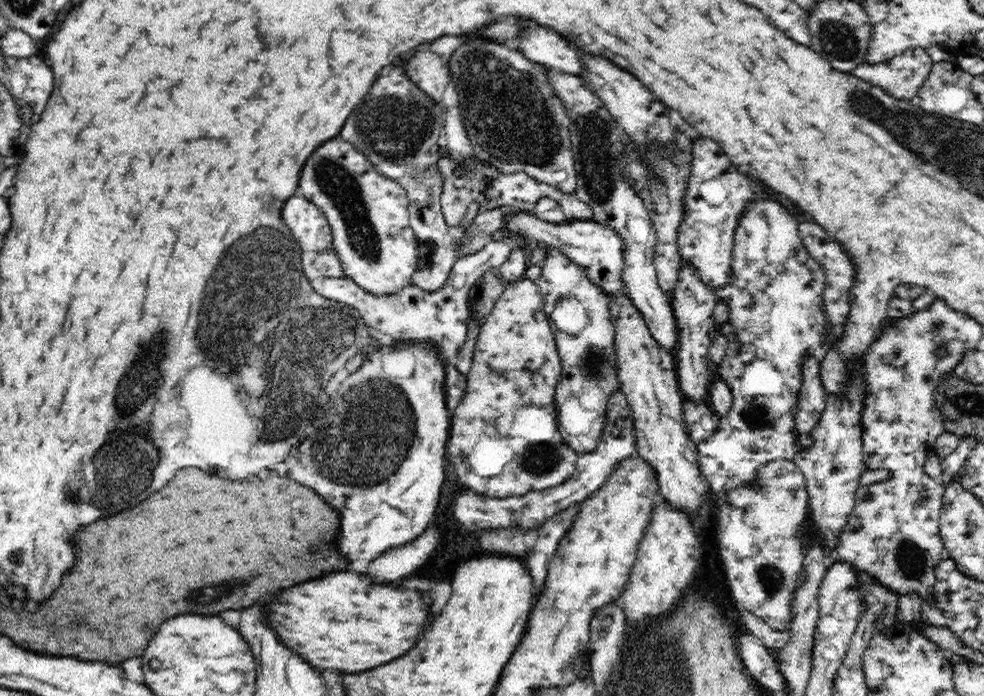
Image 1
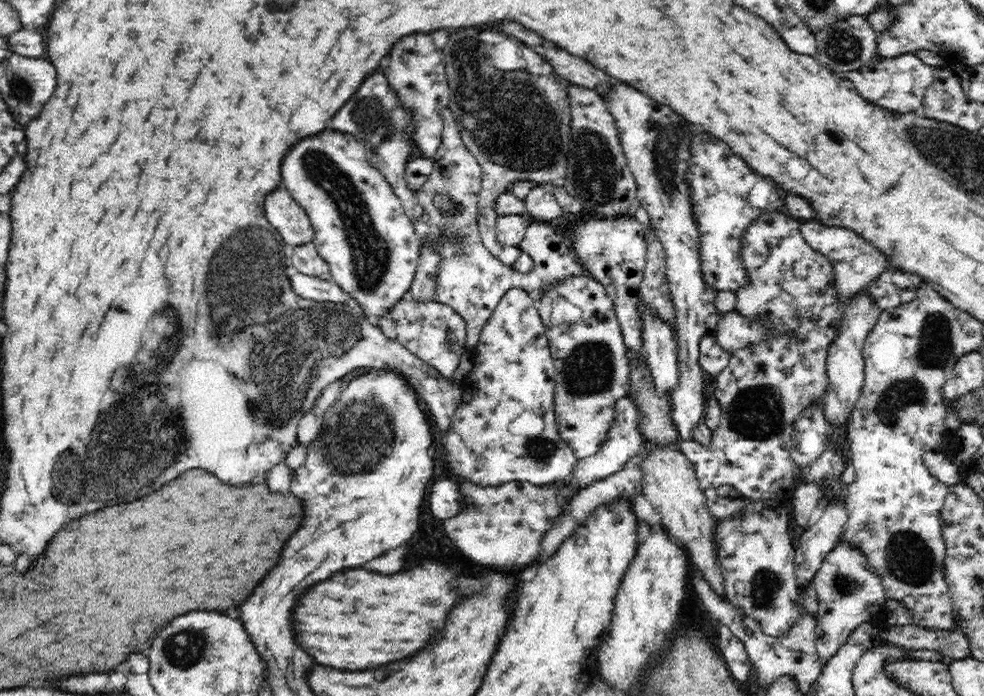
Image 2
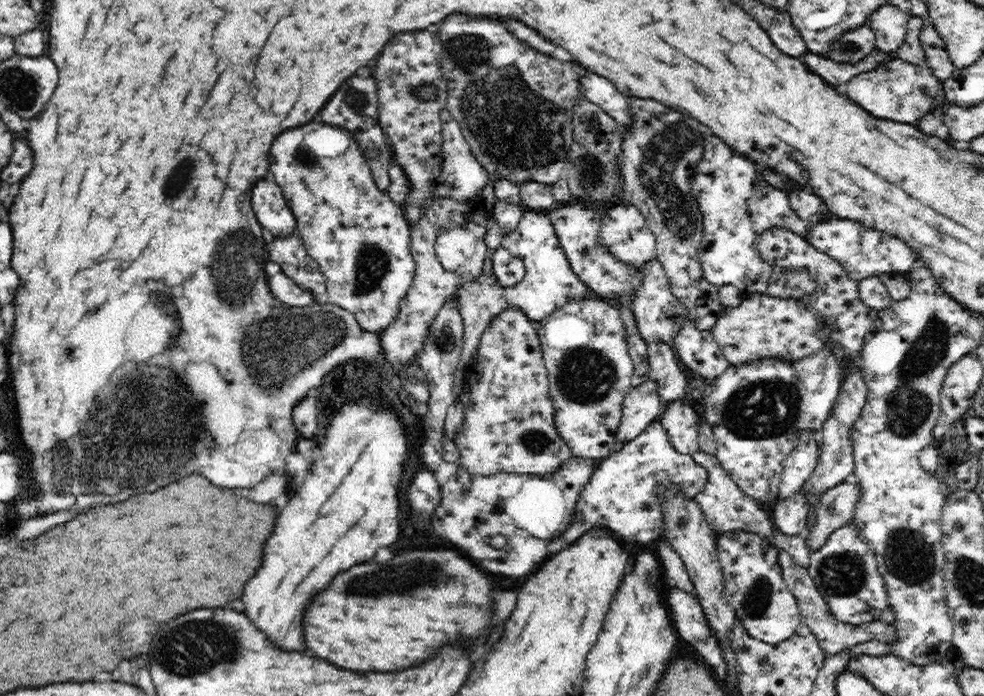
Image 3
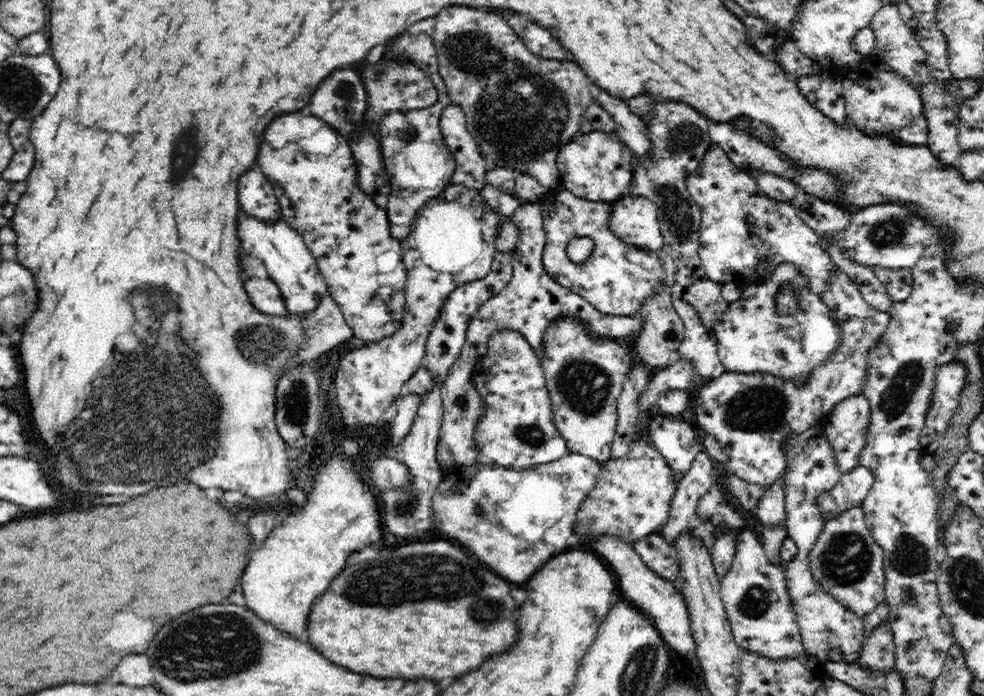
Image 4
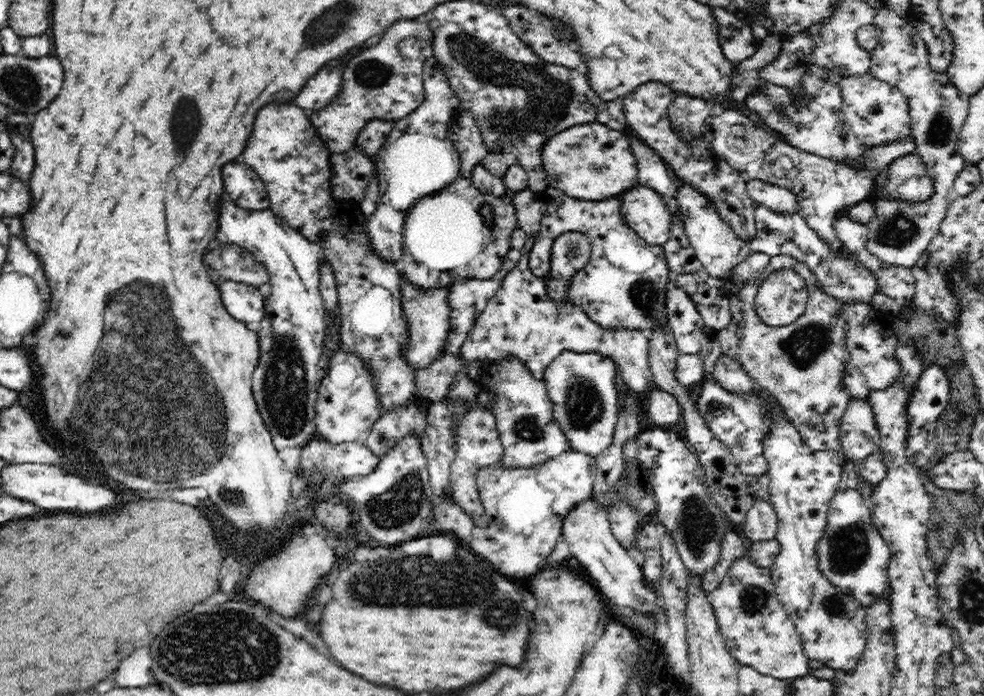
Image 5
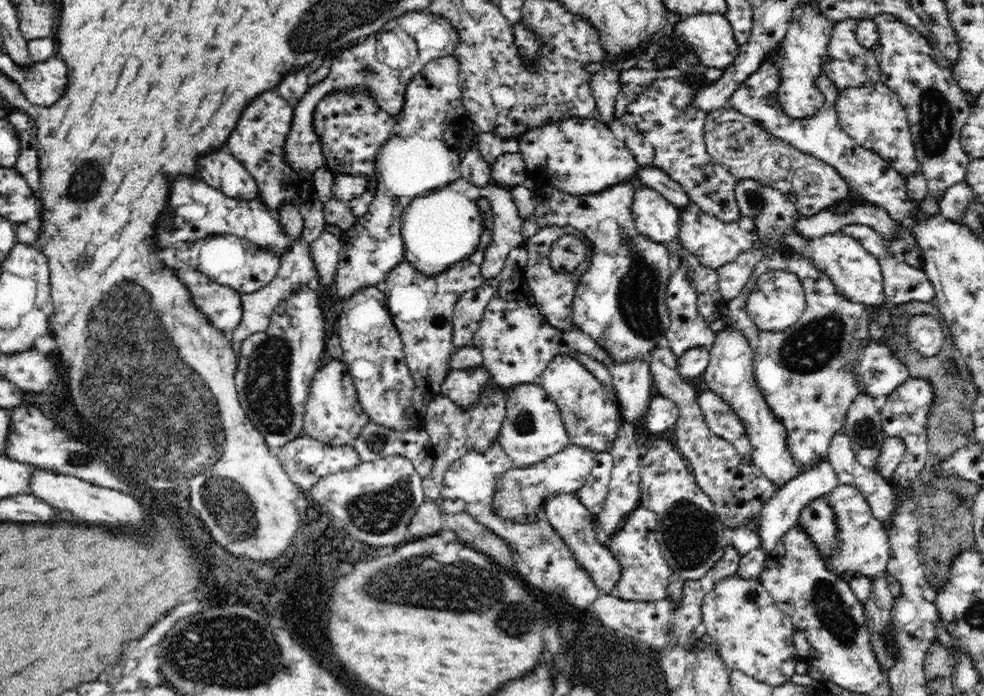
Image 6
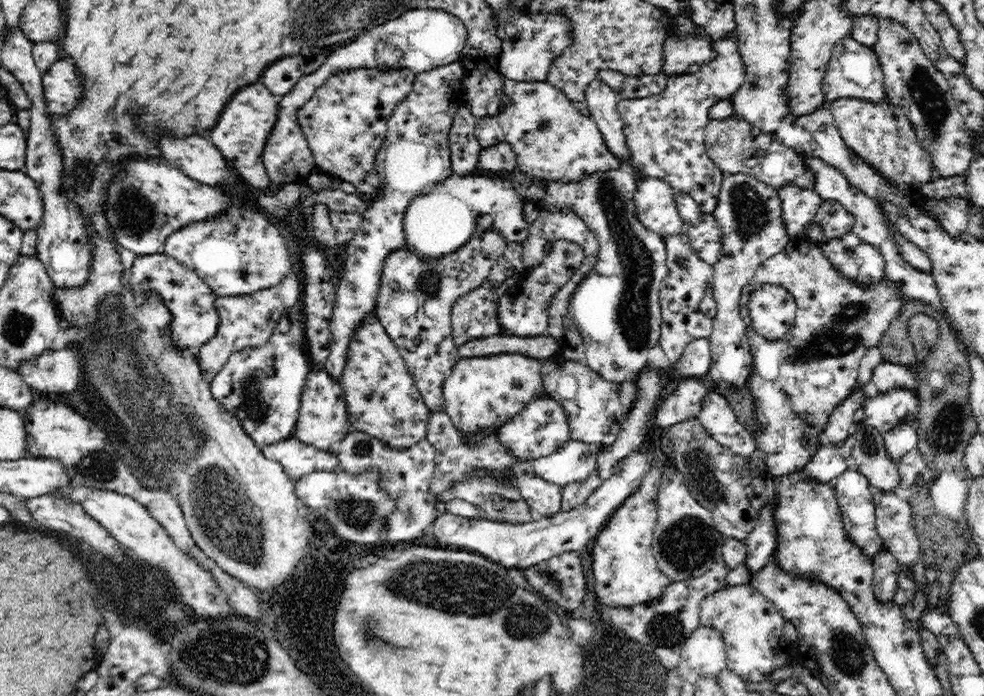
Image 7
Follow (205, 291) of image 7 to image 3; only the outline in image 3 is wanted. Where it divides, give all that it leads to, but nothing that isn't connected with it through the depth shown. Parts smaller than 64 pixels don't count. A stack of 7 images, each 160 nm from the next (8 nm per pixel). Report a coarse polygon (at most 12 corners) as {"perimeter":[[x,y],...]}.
{"perimeter":[[268,262],[267,280],[284,304],[316,303],[309,290],[290,280],[278,264]]}

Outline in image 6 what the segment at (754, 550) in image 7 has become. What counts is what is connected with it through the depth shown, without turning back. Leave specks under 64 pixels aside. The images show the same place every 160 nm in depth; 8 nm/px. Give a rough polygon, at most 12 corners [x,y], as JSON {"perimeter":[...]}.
{"perimeter":[[826,458],[776,490],[760,511],[770,553],[800,511],[839,484]]}

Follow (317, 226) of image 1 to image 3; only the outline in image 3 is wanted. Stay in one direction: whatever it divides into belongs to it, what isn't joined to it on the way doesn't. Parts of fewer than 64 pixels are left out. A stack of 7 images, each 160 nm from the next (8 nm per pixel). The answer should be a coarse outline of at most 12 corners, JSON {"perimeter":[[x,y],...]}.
{"perimeter":[[259,179],[252,209],[274,237],[288,238],[299,222],[280,186]]}

